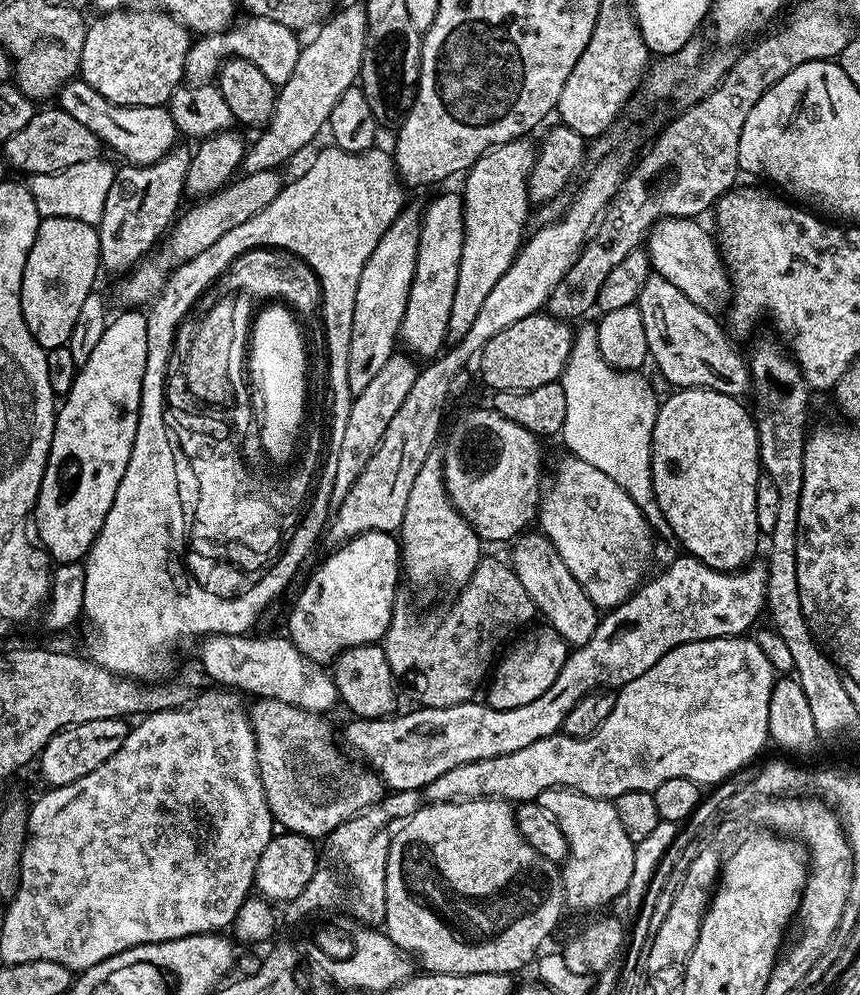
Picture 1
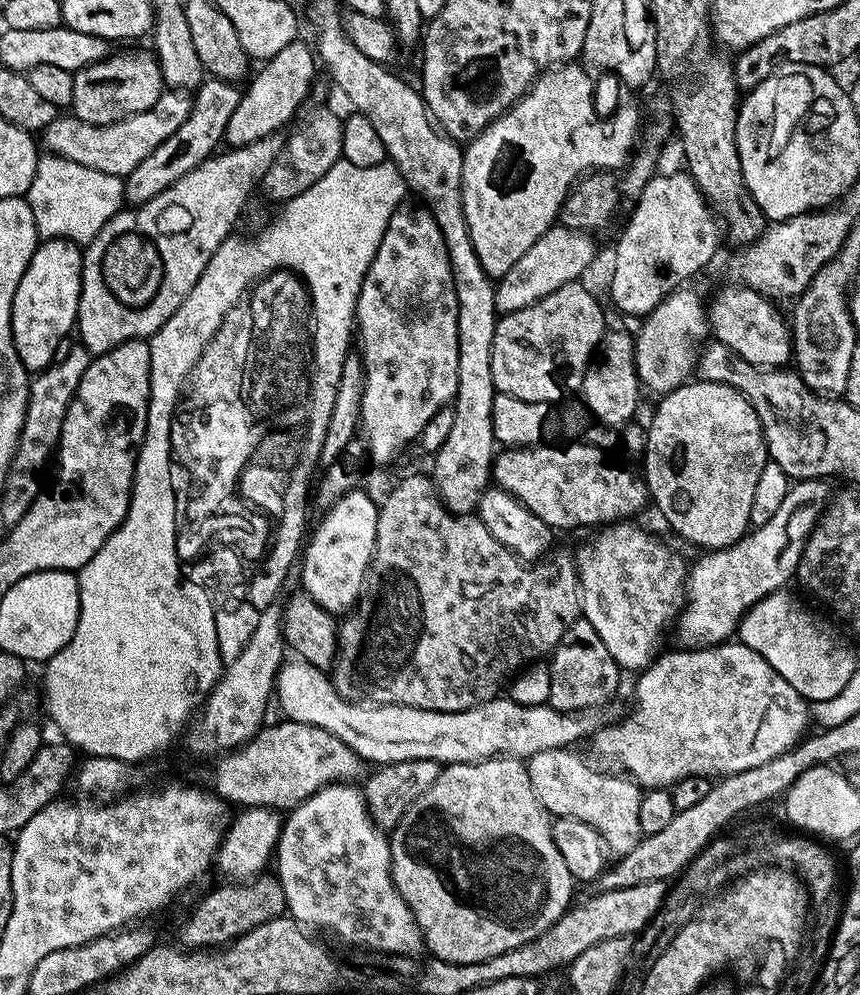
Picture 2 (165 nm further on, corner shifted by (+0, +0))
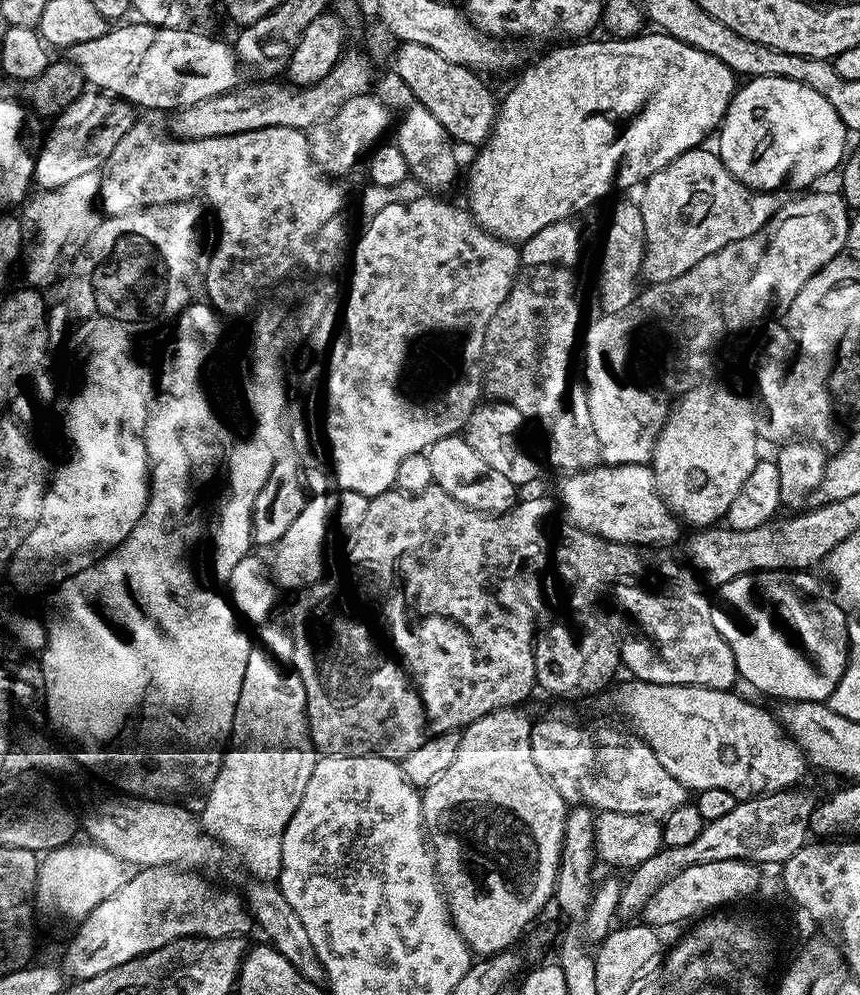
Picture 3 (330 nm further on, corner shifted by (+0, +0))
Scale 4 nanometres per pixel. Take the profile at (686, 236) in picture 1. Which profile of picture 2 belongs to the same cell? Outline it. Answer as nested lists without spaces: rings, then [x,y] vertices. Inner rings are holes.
[[[735,287],[722,289],[707,305],[711,335],[738,354],[738,358],[746,358],[746,362],[754,366],[784,368],[787,360],[789,363],[793,359],[789,321],[780,317],[767,295],[755,292],[752,288]]]

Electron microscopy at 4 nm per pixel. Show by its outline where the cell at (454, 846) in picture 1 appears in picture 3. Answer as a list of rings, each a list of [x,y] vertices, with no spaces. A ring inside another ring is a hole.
[[[500,708],[469,724],[459,733],[454,762],[423,789],[420,814],[436,881],[448,903],[448,916],[477,957],[509,949],[524,927],[553,899],[560,850],[564,842],[566,805],[542,778],[530,755],[533,721],[516,708]]]

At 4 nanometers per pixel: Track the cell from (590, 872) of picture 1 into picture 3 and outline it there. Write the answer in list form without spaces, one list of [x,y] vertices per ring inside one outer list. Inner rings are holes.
[[[560,716],[537,719],[530,734],[534,766],[538,766],[542,778],[558,790],[568,806],[663,818],[670,814],[670,810],[689,803],[689,789],[666,774],[643,740],[620,728],[611,728],[608,724],[575,724]]]

